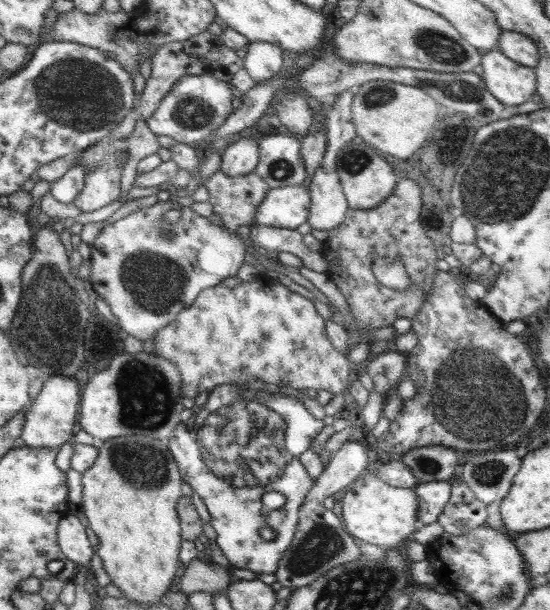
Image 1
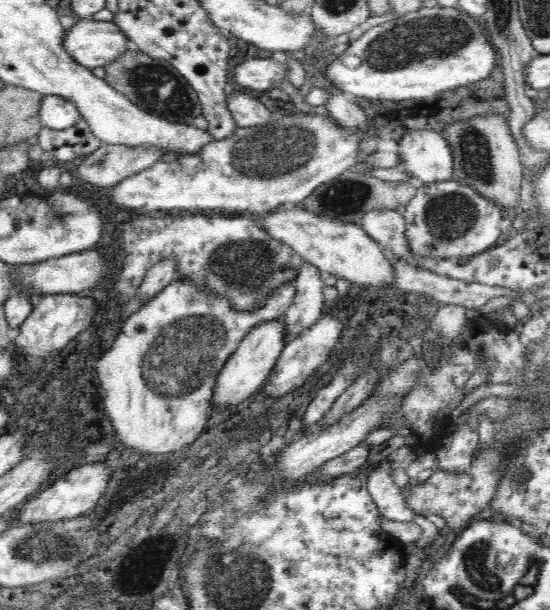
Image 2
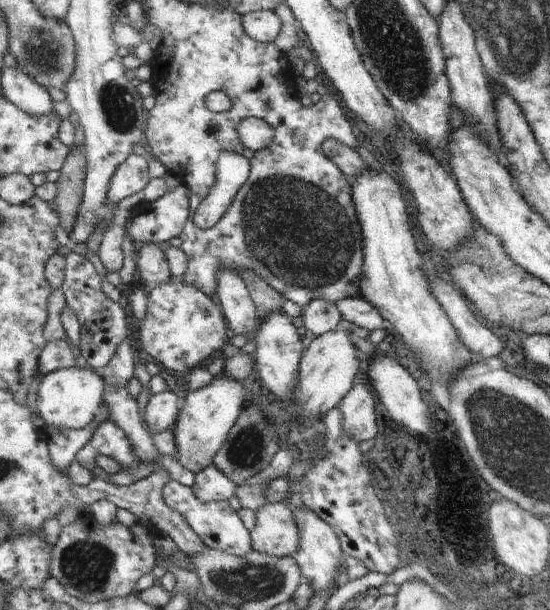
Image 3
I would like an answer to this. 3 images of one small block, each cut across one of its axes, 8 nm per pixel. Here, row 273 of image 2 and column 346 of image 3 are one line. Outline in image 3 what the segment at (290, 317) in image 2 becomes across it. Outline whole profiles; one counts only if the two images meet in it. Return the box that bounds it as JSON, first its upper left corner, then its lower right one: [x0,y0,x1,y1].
[336,297,389,332]

